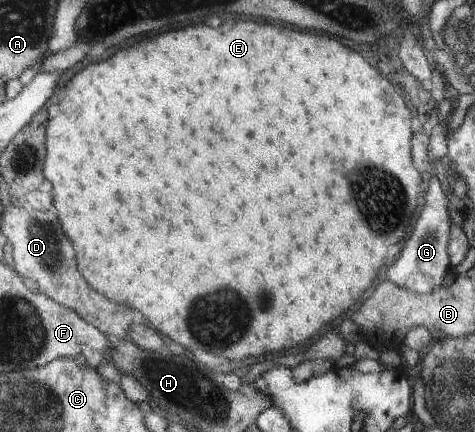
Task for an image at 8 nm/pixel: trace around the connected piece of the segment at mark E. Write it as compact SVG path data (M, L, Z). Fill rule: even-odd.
M250 19L234 21L234 23L222 23L218 27L208 27L208 25L202 25L202 23L200 25L190 25L190 27L180 27L180 29L172 29L172 31L148 37L146 41L140 39L140 41L124 47L124 49L120 49L120 47L117 47L117 49L118 51L115 50L110 57L106 57L103 61L86 65L86 67L80 69L62 87L62 99L56 102L58 113L46 120L44 133L46 155L44 155L42 173L52 185L52 207L56 211L56 217L58 217L58 223L60 223L64 235L70 239L70 243L74 247L74 261L76 261L76 267L84 281L106 299L140 311L146 319L147 325L154 331L158 331L160 335L170 337L172 341L179 343L186 349L206 351L206 353L224 357L230 363L245 357L259 357L263 353L272 353L272 351L286 351L286 349L290 349L295 345L302 345L308 339L314 339L323 325L342 315L344 311L350 309L352 305L356 305L365 296L381 275L378 269L382 267L384 255L390 261L396 259L396 255L400 253L400 249L404 244L402 235L408 227L408 221L410 221L411 226L416 214L414 209L416 209L416 200L421 196L421 183L418 171L414 169L410 159L410 138L412 137L414 124L411 121L410 111L404 104L401 92L396 91L388 83L388 80L384 79L374 67L370 67L356 51L344 47L336 39L330 39L326 35L316 35L316 33L302 33L302 31L294 31L294 29L288 29L288 27L276 27L276 25L270 25L270 23L256 23L256 21L250 21ZM204 267L218 267L218 269L214 269L214 271L206 269L206 271L210 271L210 275L206 275L204 281L198 281L198 269L202 271Z

